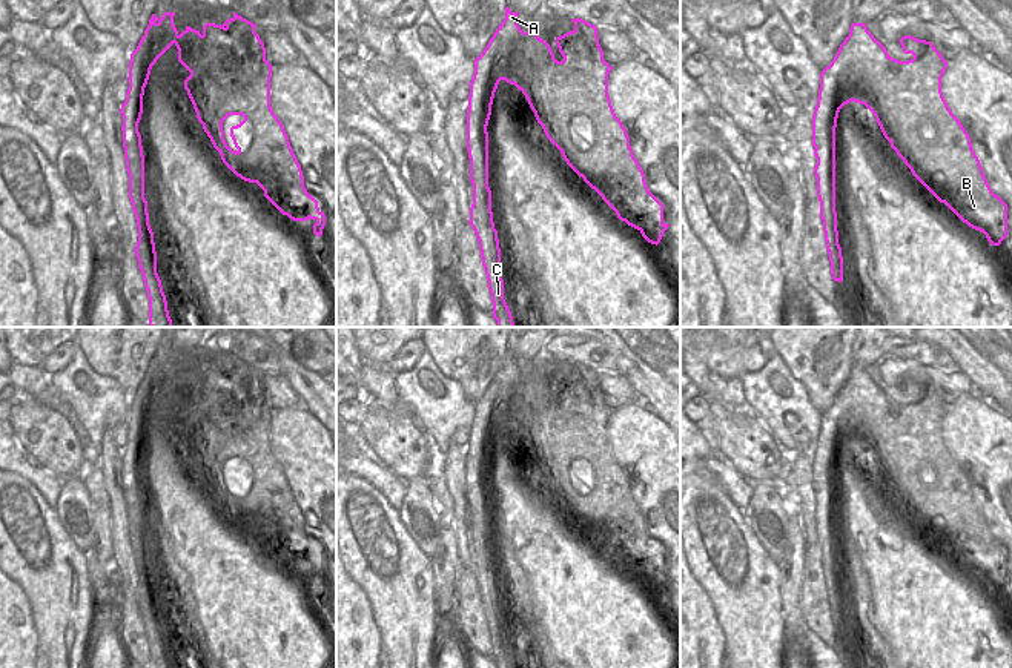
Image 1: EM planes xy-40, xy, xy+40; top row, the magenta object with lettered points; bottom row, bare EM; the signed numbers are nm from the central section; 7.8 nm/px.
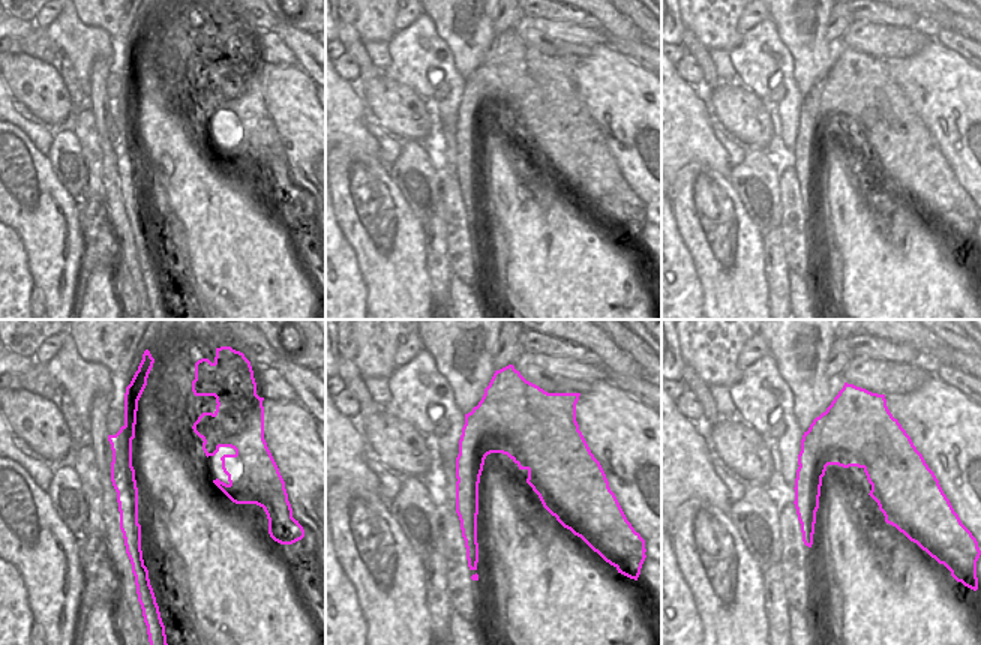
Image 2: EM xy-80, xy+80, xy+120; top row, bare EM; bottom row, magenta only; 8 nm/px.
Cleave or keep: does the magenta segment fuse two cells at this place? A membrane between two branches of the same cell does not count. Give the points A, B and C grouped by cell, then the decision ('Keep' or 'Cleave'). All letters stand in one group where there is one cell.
Groups: A B / C. Cleave

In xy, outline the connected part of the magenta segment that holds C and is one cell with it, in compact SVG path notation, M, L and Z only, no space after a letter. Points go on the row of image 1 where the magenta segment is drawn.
M482 134L475 135L475 143L467 147L470 158L470 181L473 184L473 204L470 226L479 241L482 266L493 303L493 318L498 327L516 327L511 312L504 299L504 279L501 278L501 249L498 230L493 223L491 190L488 187L488 146L481 146Z

